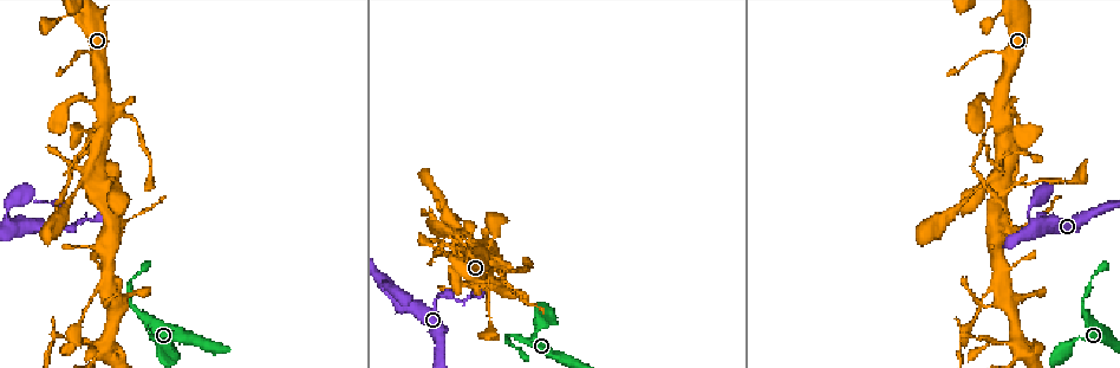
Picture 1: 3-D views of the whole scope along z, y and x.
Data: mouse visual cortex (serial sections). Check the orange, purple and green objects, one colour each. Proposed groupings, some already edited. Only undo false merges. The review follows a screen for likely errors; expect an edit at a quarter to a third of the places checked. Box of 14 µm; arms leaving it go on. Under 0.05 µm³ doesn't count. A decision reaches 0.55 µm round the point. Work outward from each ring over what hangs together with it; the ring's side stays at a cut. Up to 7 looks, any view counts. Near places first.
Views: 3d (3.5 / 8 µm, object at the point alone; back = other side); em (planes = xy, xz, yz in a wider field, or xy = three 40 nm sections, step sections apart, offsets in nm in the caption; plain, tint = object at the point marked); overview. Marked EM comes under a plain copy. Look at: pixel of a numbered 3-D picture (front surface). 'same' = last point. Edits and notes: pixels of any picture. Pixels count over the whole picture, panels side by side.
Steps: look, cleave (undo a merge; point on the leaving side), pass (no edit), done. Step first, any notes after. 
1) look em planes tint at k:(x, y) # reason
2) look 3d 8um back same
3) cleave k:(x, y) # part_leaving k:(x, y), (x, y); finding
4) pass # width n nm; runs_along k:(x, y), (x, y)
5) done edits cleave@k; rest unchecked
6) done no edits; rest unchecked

look 3d 3.5um at 1:(136, 309) # sudden change in width

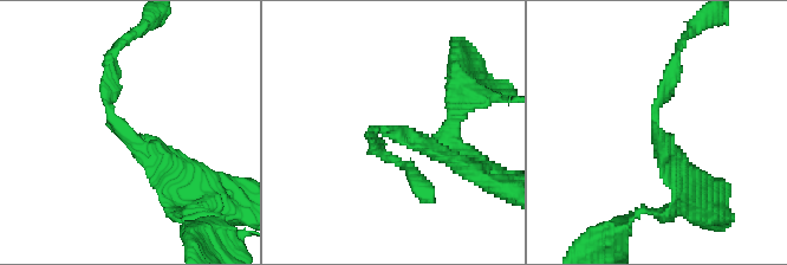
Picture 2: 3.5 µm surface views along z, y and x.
look em xy step 3 tint at 2:(387, 131)

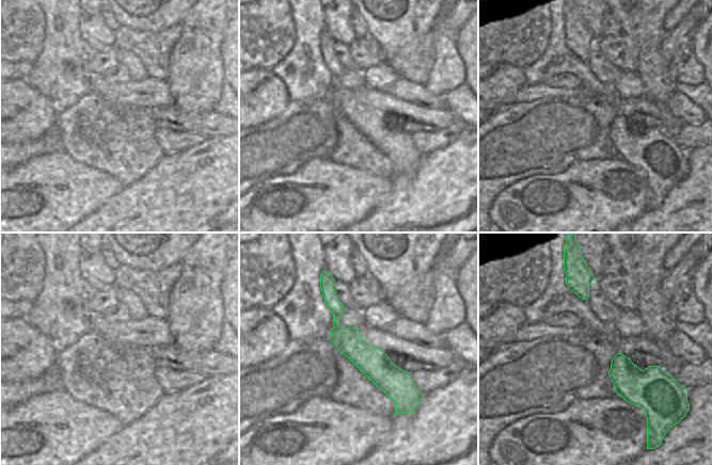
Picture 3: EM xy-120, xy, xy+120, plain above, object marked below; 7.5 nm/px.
look em xy step 2 tint same # another direction

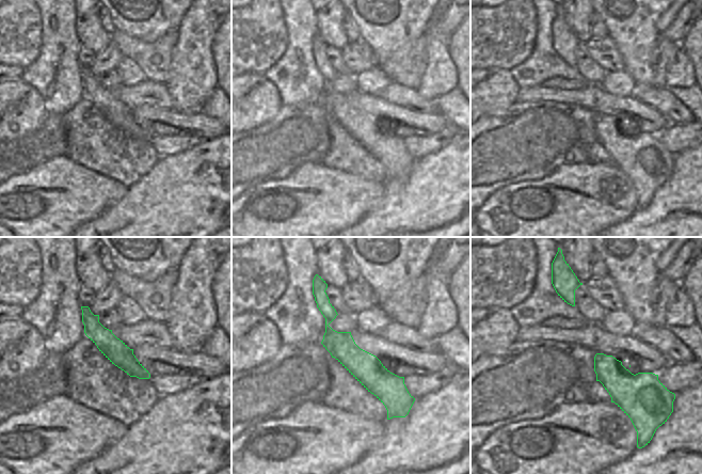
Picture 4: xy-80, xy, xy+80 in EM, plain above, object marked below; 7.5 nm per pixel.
pass # continuous, no second cell

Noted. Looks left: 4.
look em xy step 2 tint at 1:(68, 166) # abrupt turn

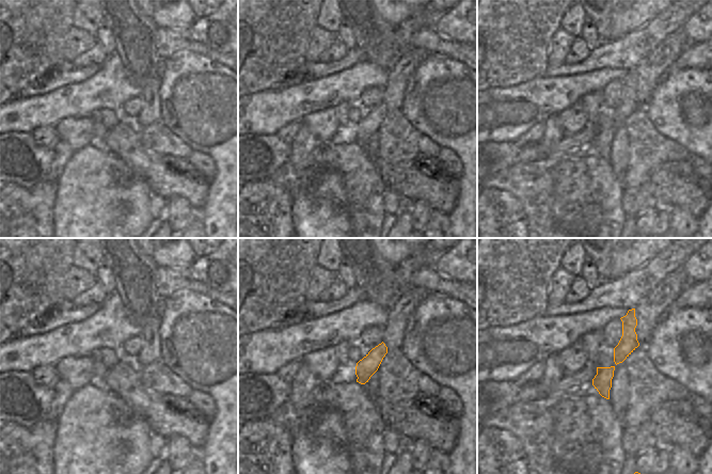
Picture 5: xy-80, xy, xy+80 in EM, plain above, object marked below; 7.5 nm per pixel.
look 3d 3.5um same

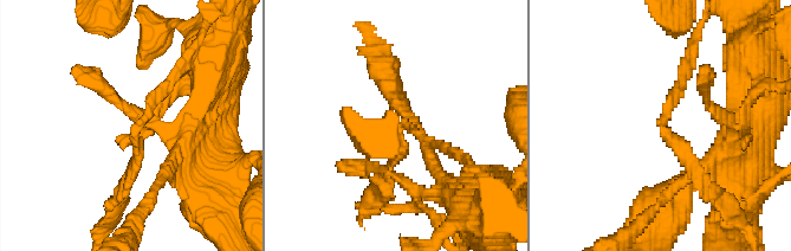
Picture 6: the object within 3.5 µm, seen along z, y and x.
pass # width 150 nm; runs_along 6:(177, 66), (123, 186); one cell here

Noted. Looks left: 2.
look 3d 3.5um at 1:(67, 228) # abrupt turn

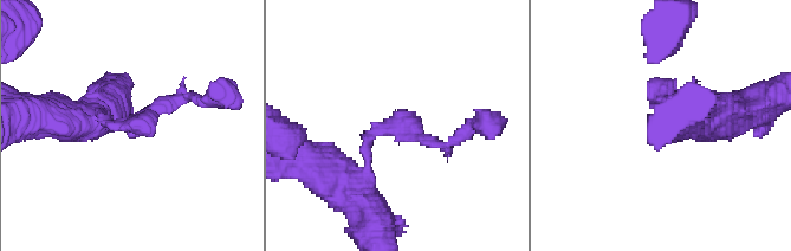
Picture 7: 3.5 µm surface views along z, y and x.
look em planes tint at 7:(396, 124) # arm_widths 150, 150 nm; need the tissue

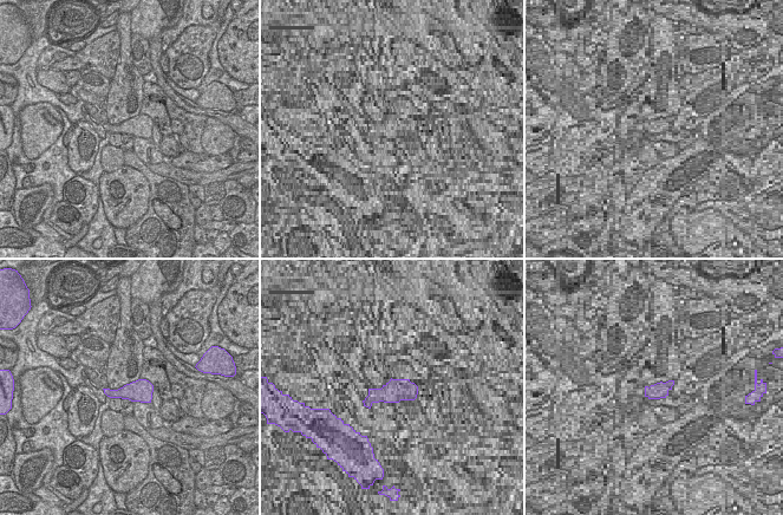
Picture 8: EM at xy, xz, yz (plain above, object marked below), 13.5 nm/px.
cleave 7:(454, 140) # part_leaving 7:(417, 135), (447, 147), (505, 120); a second cell is stuck on

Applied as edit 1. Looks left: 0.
done edits cleave@7; rest unchecked

